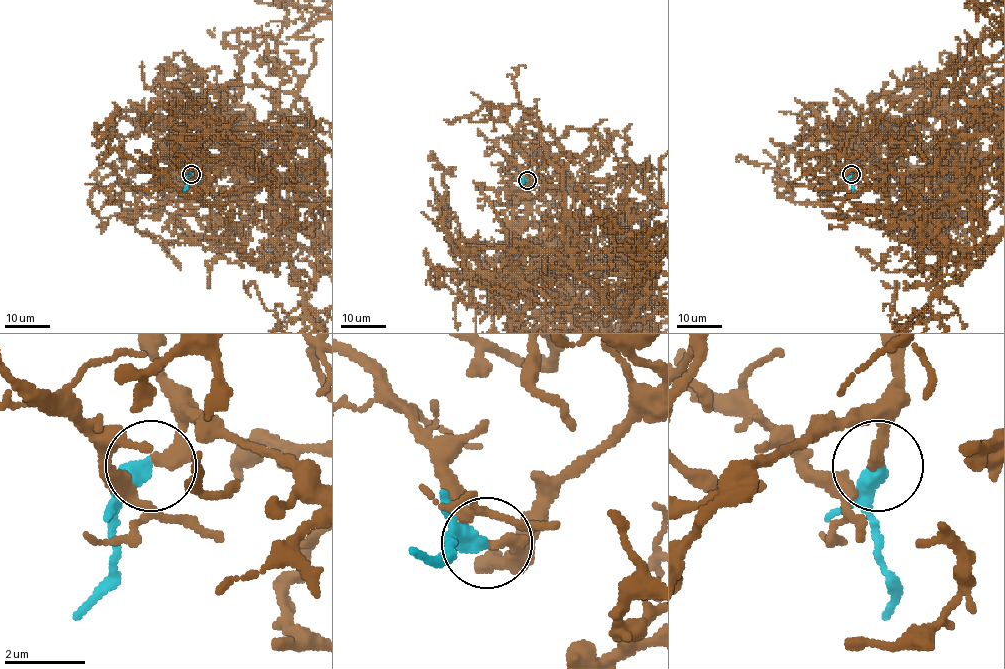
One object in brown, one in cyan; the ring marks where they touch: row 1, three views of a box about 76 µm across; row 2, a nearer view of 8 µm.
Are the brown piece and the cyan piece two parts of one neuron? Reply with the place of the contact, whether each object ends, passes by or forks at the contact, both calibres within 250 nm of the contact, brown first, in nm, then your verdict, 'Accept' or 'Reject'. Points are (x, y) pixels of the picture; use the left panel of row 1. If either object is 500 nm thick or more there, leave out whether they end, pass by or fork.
Place: (191, 174). At the ring brown passes by. At the ring cyan ends. Thickness 240 nm (brown) against 440 nm. Accept

